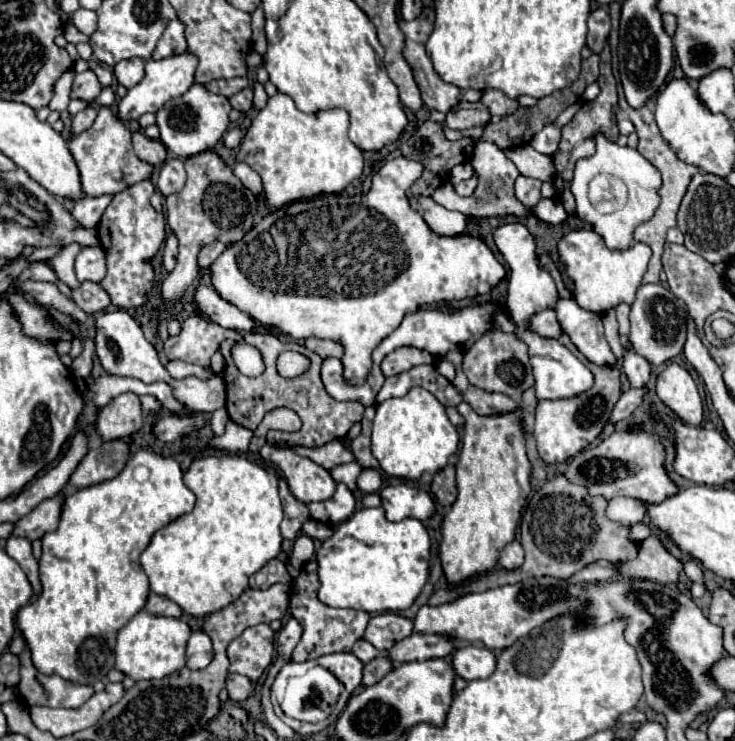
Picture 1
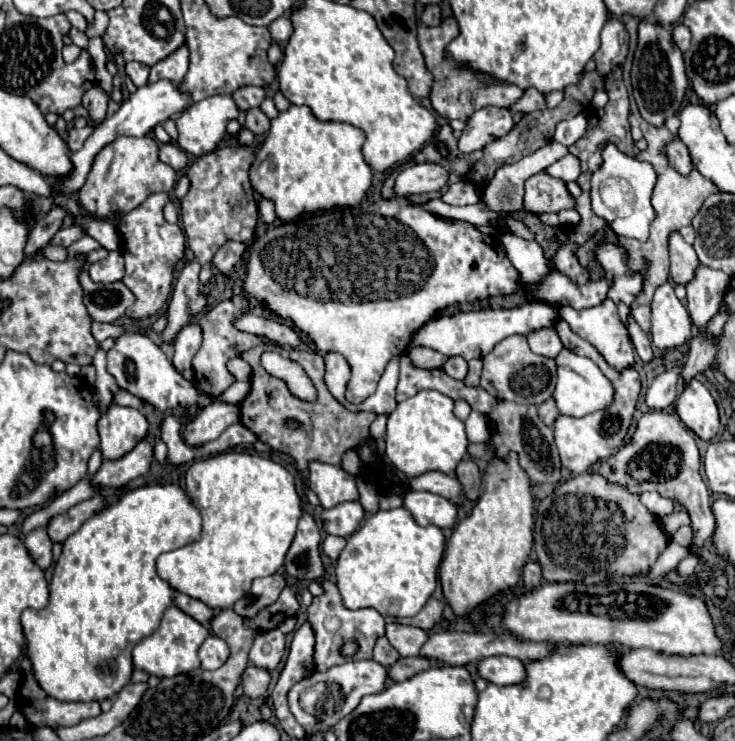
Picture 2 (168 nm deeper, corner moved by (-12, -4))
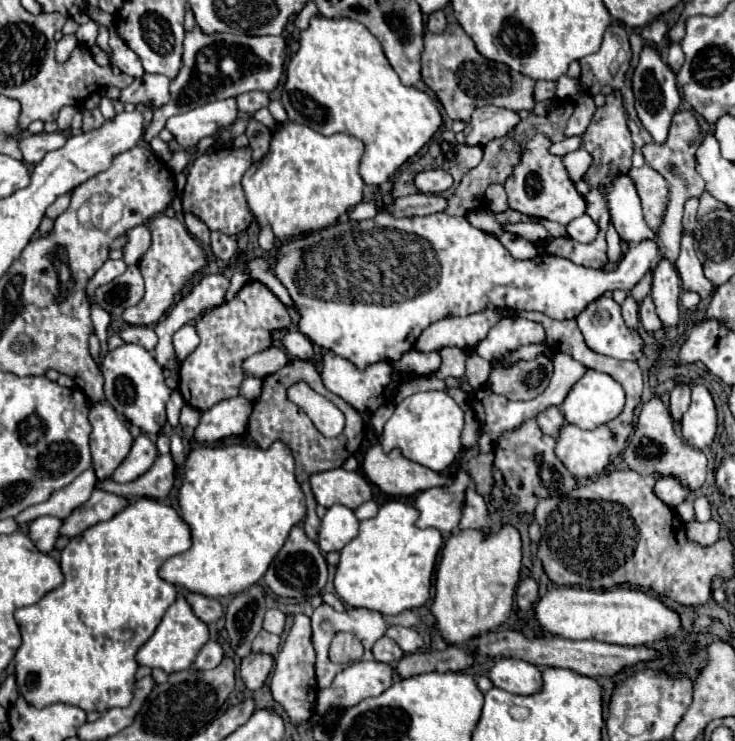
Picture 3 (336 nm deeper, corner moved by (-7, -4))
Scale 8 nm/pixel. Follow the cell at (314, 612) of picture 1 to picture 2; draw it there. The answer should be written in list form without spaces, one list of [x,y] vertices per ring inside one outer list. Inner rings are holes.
[[[322,582],[324,594],[320,598],[314,598],[314,602],[308,608],[308,622],[312,624],[312,630],[316,634],[316,652],[314,652],[314,662],[318,672],[326,672],[332,666],[344,664],[346,658],[340,654],[340,646],[346,640],[356,640],[360,644],[358,654],[354,656],[356,660],[370,660],[372,658],[372,648],[380,636],[384,636],[384,616],[380,616],[374,608],[360,608],[360,610],[348,610],[342,604],[342,596],[332,582]]]

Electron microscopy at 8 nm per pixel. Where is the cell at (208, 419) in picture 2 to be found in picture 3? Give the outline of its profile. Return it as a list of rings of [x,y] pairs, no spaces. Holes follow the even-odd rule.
[[[243,396],[227,398],[201,412],[201,420],[195,428],[195,440],[201,444],[217,442],[225,436],[245,434],[247,428],[247,412],[251,412],[251,402],[243,400]]]

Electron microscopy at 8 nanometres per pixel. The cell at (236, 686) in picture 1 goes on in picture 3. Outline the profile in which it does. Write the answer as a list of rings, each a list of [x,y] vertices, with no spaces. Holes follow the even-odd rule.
[[[259,652],[259,654],[249,654],[247,658],[243,658],[239,672],[249,690],[259,690],[263,682],[267,680],[271,668],[273,668],[273,656]]]

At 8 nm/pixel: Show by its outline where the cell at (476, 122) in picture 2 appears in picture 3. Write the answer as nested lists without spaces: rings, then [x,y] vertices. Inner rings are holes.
[[[483,106],[477,108],[465,126],[465,144],[467,146],[485,146],[493,138],[505,136],[509,130],[515,128],[519,122],[517,112],[497,108],[497,106]]]

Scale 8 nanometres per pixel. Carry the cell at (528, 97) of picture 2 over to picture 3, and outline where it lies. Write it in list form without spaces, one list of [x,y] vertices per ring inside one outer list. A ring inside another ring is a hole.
[[[539,80],[535,84],[535,92],[533,92],[535,102],[545,102],[545,100],[553,100],[555,98],[555,82],[547,82],[547,80]]]

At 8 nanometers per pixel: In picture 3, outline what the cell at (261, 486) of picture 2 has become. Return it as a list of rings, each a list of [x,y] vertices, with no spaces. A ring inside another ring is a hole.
[[[275,442],[267,450],[243,444],[193,450],[185,462],[179,488],[179,514],[191,528],[193,546],[183,554],[167,558],[159,568],[159,576],[207,598],[225,598],[251,588],[265,576],[291,528],[305,518],[305,496],[295,480],[295,462],[289,448],[283,442]]]

